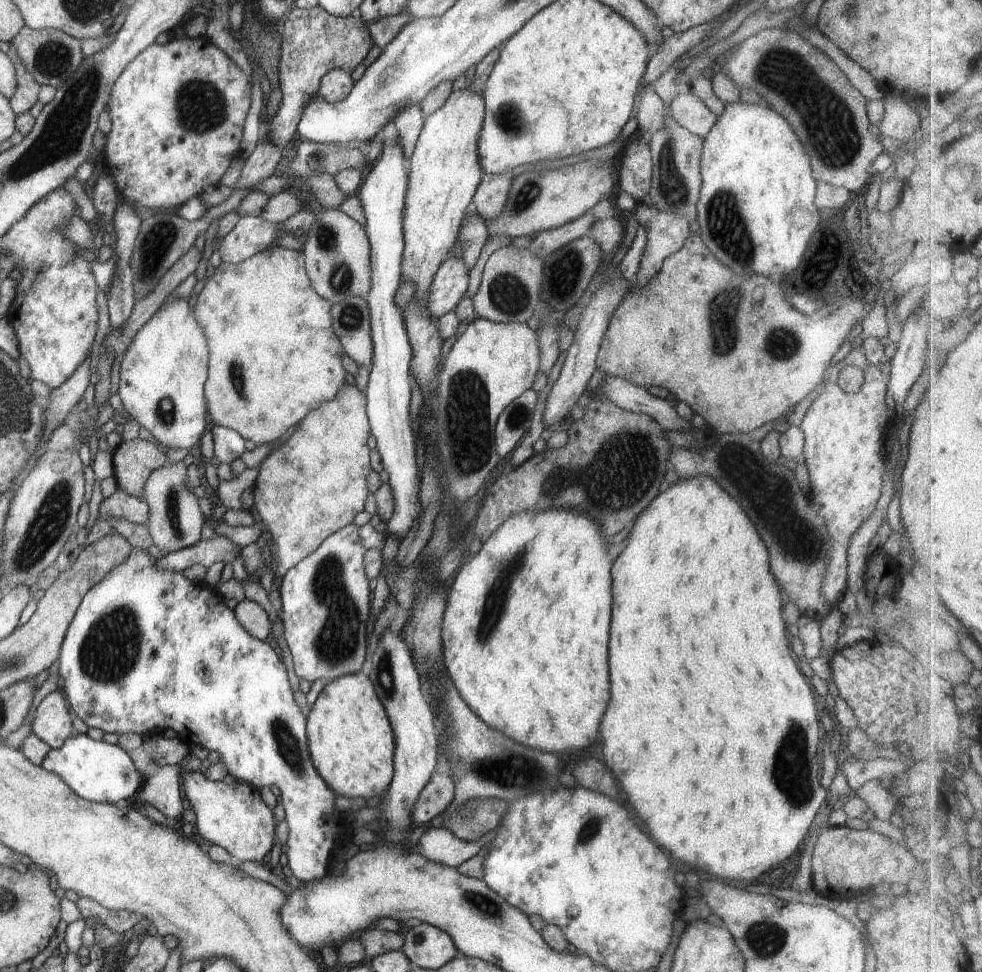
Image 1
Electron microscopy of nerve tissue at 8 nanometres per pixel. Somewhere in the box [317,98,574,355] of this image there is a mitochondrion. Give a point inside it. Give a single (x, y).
(511, 296)

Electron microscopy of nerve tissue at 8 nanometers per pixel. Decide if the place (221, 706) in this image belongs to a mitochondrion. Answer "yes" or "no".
no

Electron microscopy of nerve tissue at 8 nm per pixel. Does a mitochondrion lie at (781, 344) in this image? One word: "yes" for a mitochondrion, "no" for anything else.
yes

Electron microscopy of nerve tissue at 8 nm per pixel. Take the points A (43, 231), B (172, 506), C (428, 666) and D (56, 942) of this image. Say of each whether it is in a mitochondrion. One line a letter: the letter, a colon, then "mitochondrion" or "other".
A: mitochondrion
B: mitochondrion
C: other
D: other

